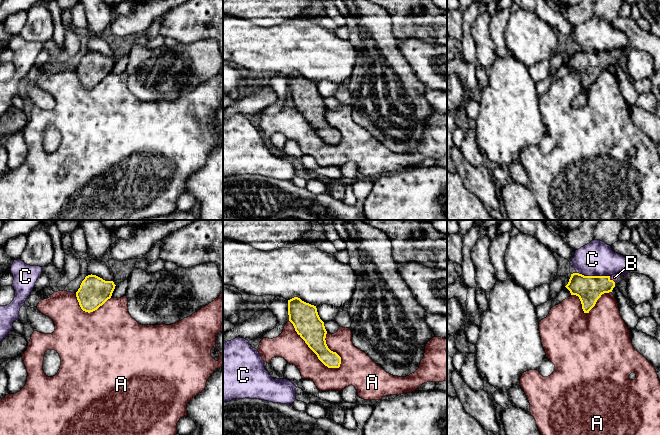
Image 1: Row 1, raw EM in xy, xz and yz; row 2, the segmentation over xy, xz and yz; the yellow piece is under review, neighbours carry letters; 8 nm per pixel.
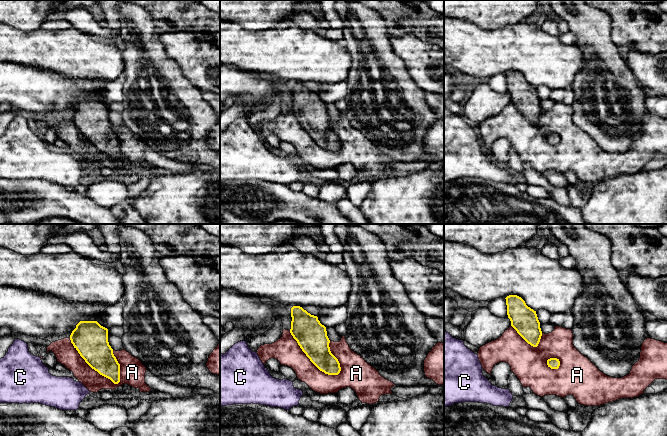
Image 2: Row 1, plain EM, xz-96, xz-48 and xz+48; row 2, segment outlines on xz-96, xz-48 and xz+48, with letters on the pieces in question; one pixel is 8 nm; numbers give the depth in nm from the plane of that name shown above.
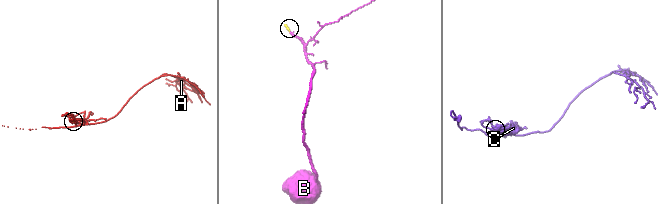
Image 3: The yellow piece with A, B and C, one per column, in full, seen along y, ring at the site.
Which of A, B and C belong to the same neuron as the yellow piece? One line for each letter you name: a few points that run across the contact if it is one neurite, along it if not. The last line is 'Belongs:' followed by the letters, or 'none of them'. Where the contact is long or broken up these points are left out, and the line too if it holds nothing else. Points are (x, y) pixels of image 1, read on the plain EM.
B: yz (589, 65), (612, 56), (614, 53)
Belongs: B

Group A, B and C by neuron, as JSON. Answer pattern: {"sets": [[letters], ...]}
{"sets": [["A"], ["B"], ["C"]]}

